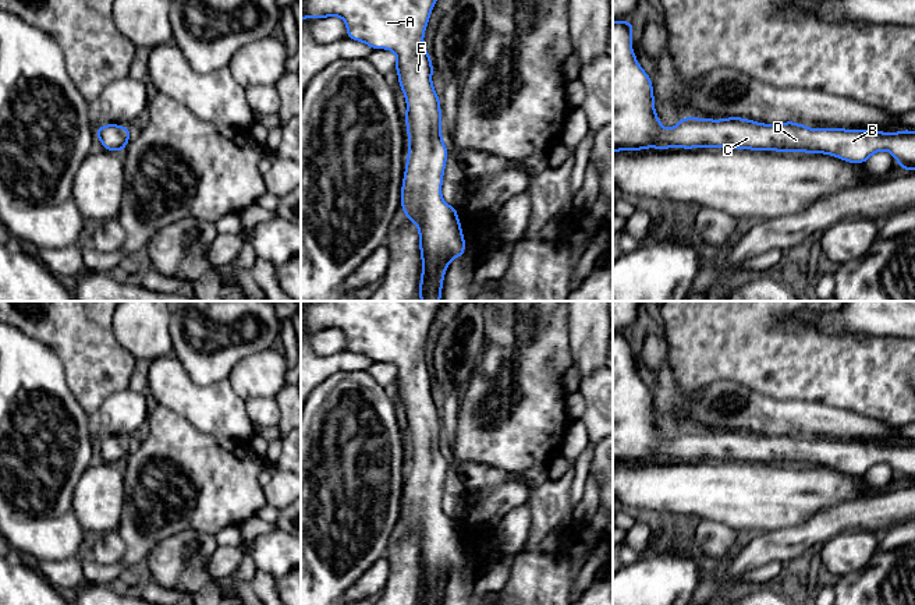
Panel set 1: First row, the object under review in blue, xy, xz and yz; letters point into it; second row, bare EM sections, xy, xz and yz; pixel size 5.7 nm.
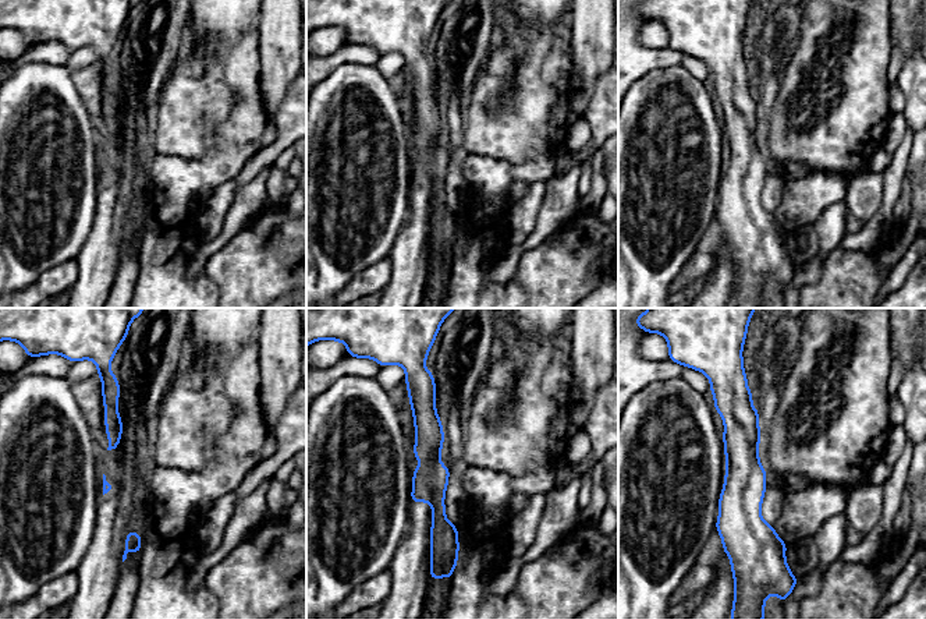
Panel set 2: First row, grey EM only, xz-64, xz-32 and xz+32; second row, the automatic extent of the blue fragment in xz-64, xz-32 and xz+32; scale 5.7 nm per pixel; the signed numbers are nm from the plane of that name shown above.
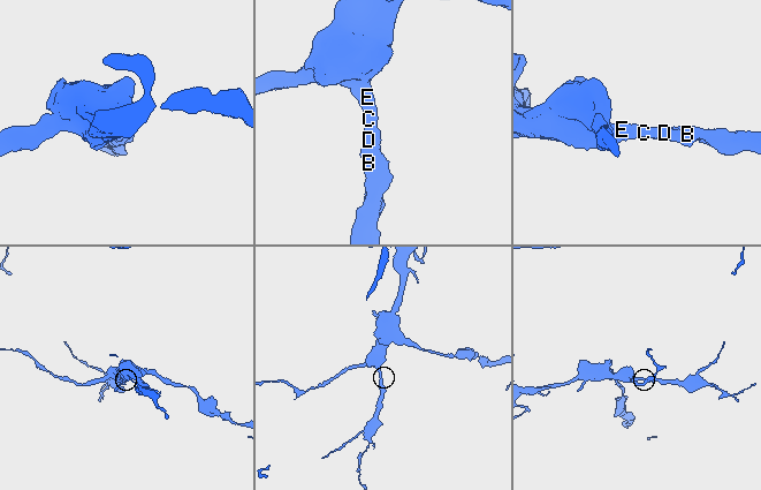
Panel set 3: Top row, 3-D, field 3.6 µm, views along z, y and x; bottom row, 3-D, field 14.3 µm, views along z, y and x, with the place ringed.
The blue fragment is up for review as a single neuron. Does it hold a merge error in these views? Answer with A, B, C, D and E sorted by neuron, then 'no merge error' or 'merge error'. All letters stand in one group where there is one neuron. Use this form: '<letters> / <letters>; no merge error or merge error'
A B C D E; no merge error

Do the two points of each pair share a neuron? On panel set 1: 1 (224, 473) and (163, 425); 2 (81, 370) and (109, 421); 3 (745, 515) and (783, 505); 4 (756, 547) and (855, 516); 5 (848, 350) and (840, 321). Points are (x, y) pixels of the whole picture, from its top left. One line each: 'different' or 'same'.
1: same
2: different
3: same
4: same
5: different

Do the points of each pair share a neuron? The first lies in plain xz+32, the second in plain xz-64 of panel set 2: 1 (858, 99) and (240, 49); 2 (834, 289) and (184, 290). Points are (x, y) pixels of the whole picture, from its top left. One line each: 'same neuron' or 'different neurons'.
1: different neurons
2: different neurons

